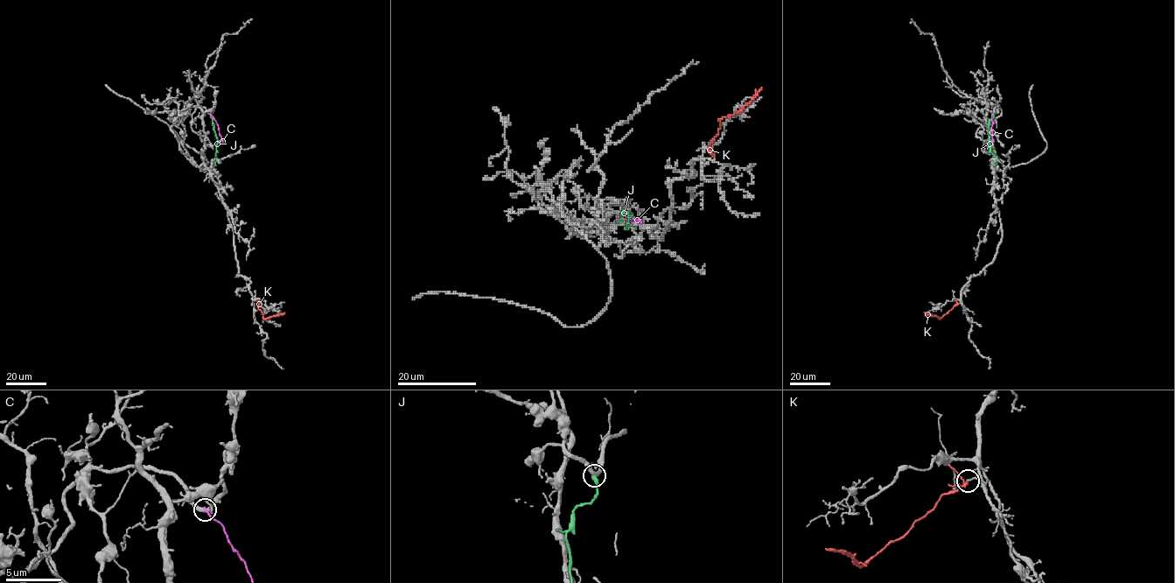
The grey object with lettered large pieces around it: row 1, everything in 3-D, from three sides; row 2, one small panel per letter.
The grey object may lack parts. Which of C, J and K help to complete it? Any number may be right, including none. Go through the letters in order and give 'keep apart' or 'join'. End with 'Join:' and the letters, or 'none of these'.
C: keep apart
J: keep apart
K: keep apart
Join: none of these

